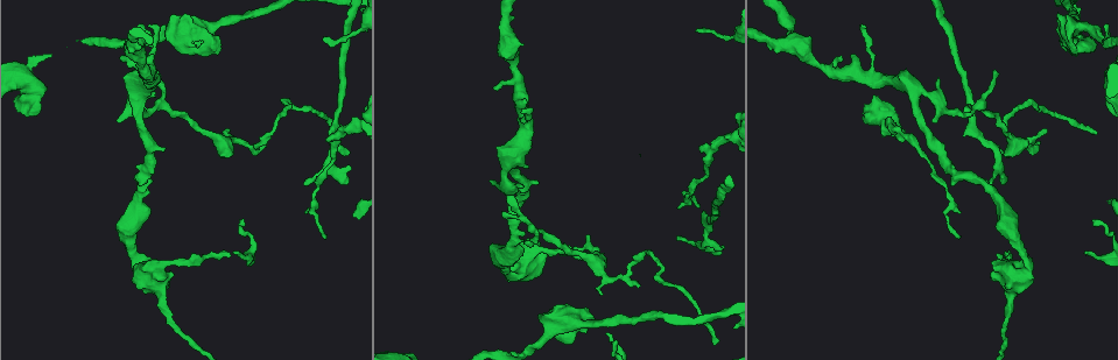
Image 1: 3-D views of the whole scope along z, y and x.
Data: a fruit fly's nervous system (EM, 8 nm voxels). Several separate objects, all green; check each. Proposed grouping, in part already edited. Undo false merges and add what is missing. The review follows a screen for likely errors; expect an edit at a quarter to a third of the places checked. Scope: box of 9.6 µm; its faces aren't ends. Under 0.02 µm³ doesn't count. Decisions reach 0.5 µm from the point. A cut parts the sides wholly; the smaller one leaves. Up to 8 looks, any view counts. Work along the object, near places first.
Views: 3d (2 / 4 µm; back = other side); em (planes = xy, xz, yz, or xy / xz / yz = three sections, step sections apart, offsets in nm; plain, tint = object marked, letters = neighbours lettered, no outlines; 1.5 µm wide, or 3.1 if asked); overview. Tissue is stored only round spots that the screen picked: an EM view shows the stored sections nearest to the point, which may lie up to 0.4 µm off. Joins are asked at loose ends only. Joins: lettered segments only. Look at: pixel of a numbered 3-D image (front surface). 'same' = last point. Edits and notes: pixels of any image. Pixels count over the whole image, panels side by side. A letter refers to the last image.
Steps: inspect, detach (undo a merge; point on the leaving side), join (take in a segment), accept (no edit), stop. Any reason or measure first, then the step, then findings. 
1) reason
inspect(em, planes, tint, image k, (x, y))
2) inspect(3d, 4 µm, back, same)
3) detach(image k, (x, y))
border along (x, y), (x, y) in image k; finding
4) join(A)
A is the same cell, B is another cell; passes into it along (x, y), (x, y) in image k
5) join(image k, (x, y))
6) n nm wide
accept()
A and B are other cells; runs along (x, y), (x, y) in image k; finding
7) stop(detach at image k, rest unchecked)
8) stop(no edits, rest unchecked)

thin end
inspect(3d, 2 µm, image 1, (698, 207))

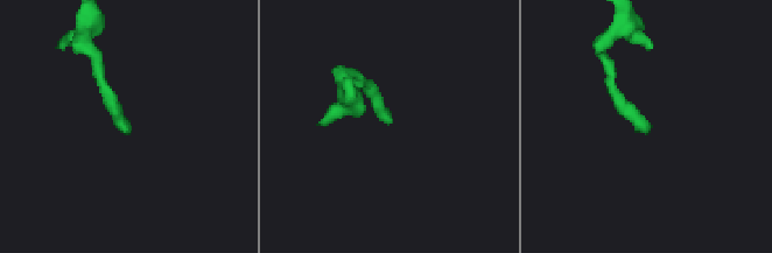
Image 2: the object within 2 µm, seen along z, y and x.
now the EM
inspect(em, planes, letters, image 2, (127, 128))

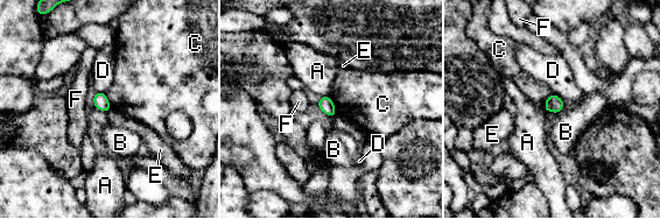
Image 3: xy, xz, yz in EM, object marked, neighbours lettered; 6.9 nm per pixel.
accept()
A, B, C, D, E and F are other cells; border along (111, 107), (106, 112) in image 3; no lettered segment goes on from it

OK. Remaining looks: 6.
tapers out
inspect(3d, 2 µm, image 1, (528, 241))

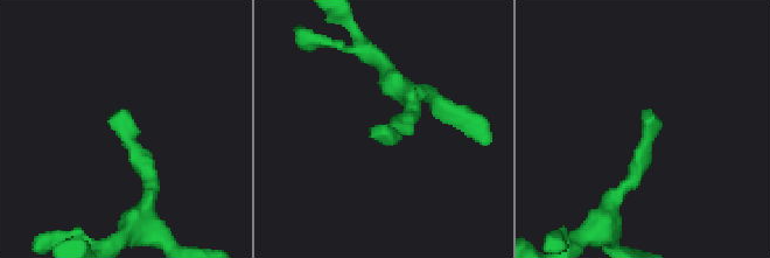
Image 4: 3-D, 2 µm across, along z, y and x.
now the EM
inspect(em, planes, letters, image 4, (643, 113))

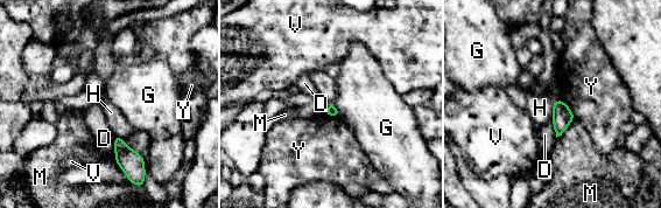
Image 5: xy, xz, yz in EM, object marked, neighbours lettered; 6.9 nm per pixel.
accept()
D, G, H, M, V and Y are other cells; border along (551, 103), (553, 119) in image 5; no lettered segment goes on from it

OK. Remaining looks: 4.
free end
inspect(3d, 4 µm, image 1, (721, 252))

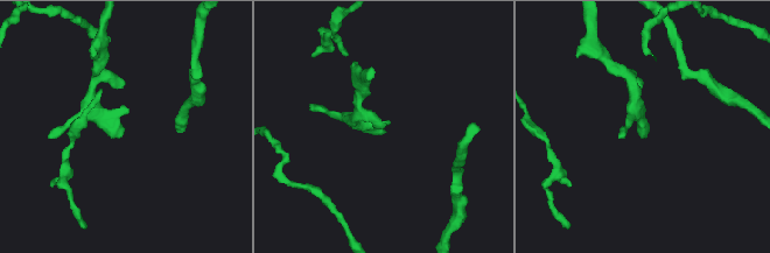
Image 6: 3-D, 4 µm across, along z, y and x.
need the tissue
inspect(em, xz, step 4, letters, image 6, (383, 128))

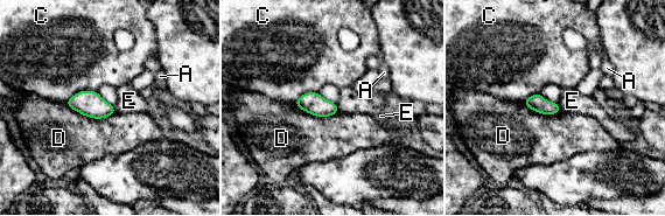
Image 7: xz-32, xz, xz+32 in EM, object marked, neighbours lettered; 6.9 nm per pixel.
120 nm wide
accept()
A, C, D and E are other cells; border along (336, 104), (338, 111) in image 7; none of them fits

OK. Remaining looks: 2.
stop(no edits, rest unchecked)

